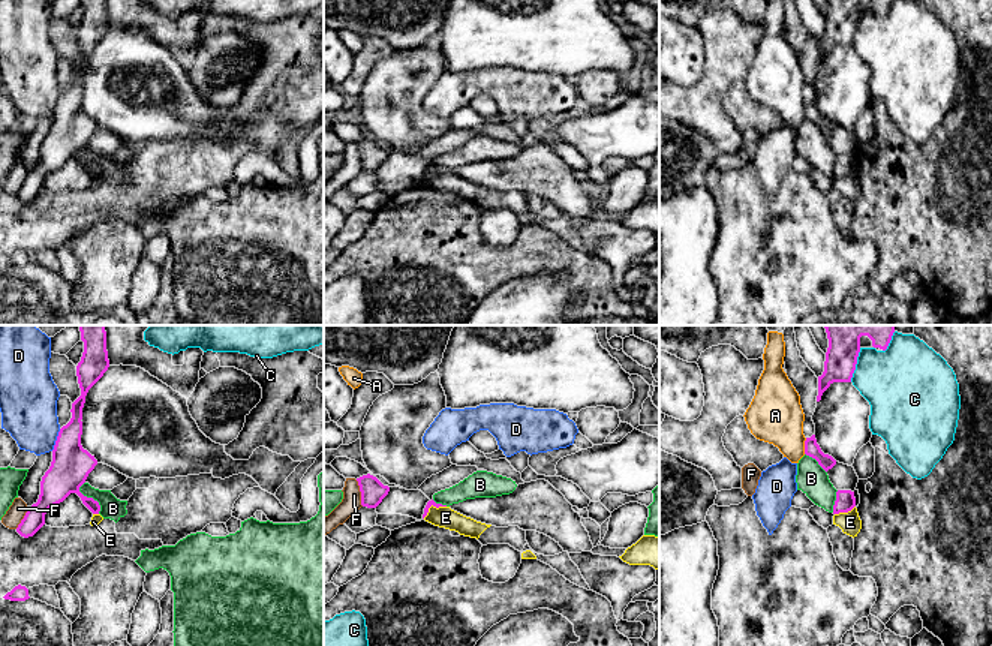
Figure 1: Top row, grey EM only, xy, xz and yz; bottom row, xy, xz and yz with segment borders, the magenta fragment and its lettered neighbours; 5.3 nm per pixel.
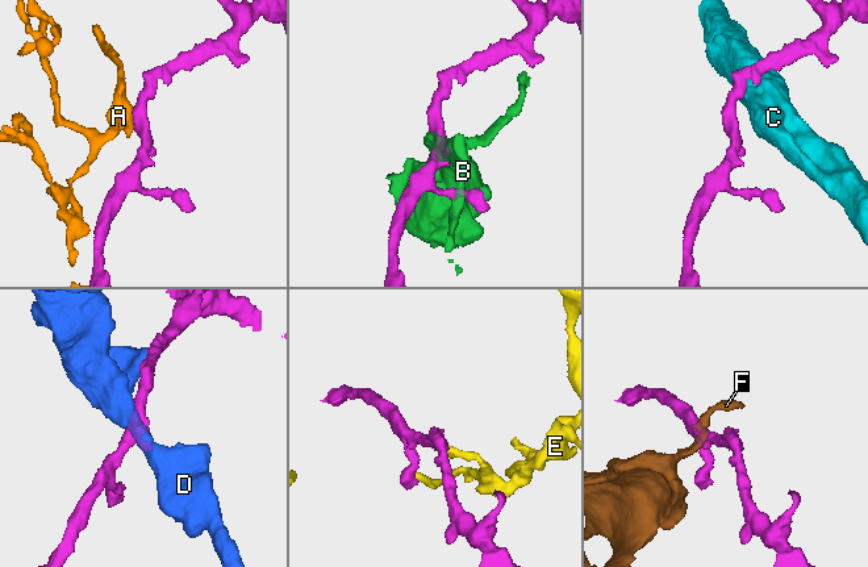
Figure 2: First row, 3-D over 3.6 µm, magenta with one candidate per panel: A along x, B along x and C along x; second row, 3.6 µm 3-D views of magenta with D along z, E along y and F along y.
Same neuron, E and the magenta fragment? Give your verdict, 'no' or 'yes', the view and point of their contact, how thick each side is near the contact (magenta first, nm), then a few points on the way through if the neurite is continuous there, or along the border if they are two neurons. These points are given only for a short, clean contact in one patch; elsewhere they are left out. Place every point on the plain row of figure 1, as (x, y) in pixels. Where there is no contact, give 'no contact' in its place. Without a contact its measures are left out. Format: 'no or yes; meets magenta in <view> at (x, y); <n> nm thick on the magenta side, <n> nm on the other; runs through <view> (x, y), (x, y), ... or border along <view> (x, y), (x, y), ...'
no; meets magenta in yz at (844, 176); 110 nm thick on the magenta side, 120 nm on the other; border along yz (854, 170), (847, 176), (835, 179)

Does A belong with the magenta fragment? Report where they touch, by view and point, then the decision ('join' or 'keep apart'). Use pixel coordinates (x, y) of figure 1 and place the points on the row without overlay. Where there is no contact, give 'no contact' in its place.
meets magenta in yz at (805, 110); keep apart

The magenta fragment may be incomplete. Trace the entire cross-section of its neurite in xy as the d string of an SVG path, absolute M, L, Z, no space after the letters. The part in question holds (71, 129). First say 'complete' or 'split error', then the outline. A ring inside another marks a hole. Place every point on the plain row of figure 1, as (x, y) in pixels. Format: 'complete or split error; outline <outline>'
complete; outline M81 0L84 16L76 30L81 60L72 67L72 82L58 96L49 133L40 145L40 159L36 168L28 171L16 196L24 201L33 201L43 189L46 175L63 166L70 157L76 157L82 168L93 177L99 178L100 169L93 162L79 156L88 138L97 129L81 109L82 99L82 72L88 54L103 40L109 31L106 0Z

